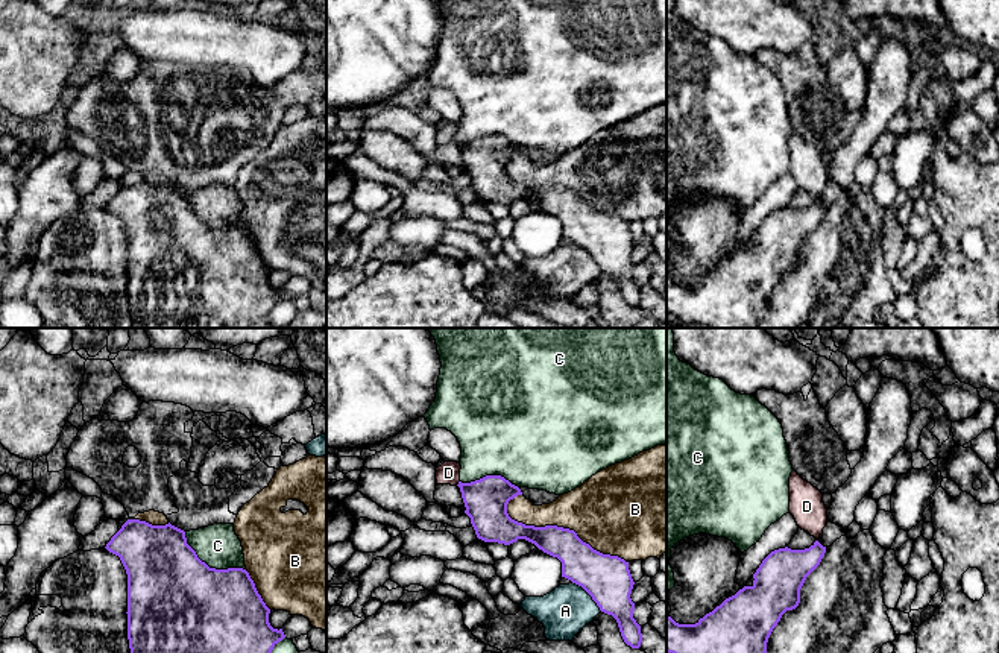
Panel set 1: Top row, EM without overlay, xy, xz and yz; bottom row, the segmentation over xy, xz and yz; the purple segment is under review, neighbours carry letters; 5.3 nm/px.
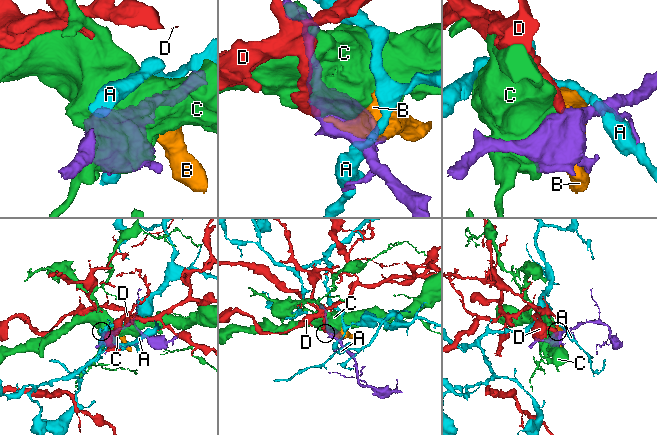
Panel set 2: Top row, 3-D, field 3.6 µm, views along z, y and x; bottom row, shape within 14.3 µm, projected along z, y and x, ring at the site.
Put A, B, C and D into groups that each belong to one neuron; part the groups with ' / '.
A / B / C / D

